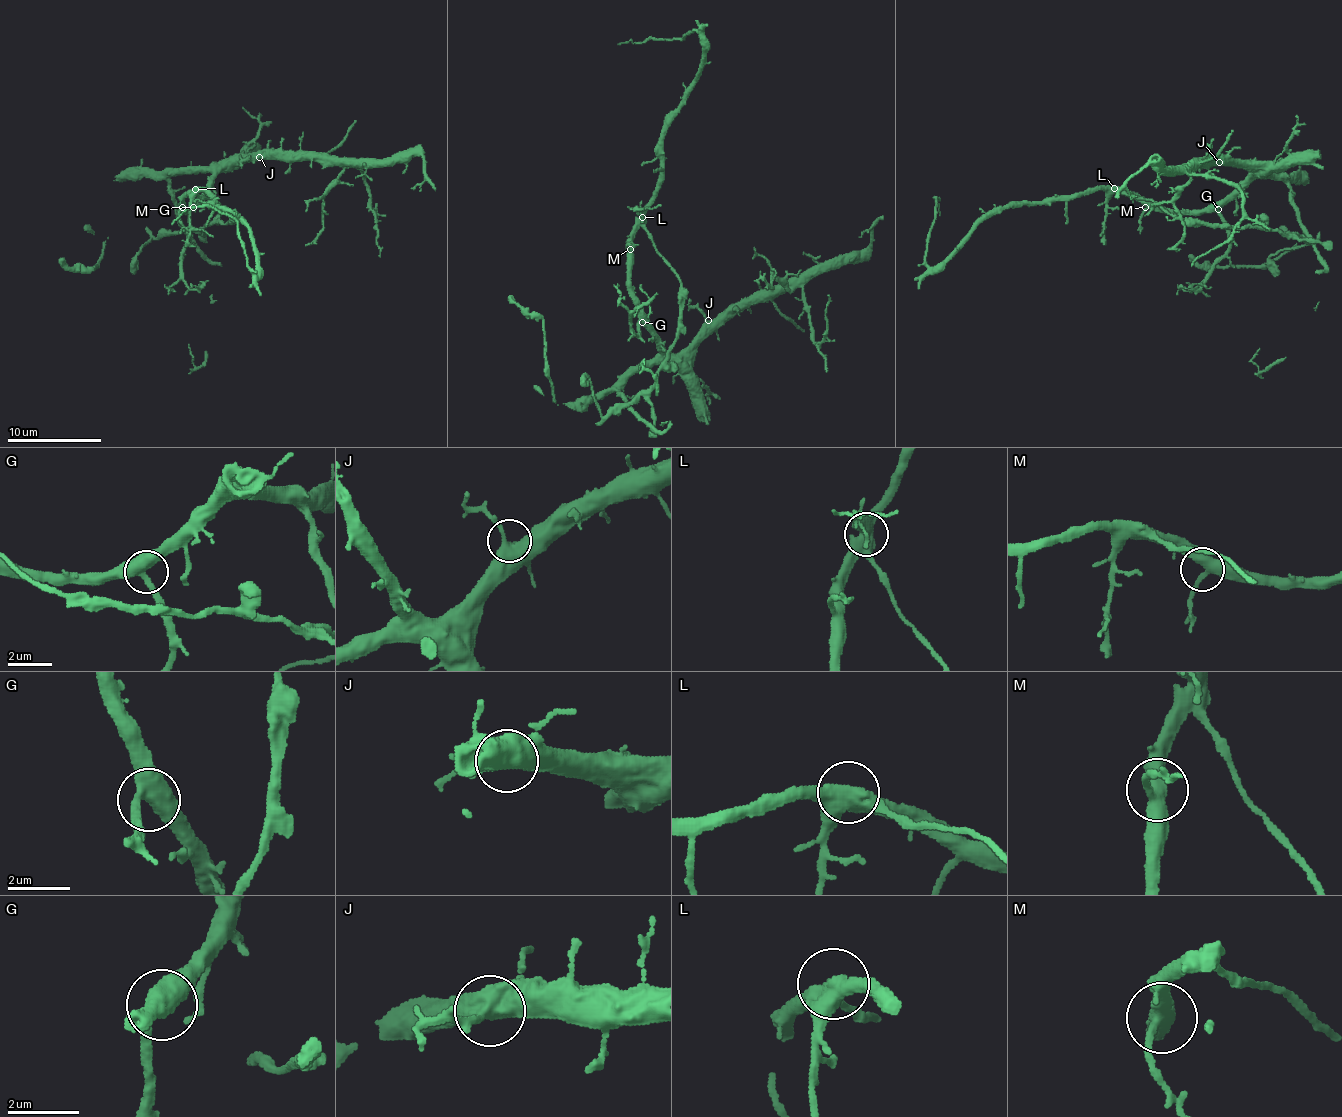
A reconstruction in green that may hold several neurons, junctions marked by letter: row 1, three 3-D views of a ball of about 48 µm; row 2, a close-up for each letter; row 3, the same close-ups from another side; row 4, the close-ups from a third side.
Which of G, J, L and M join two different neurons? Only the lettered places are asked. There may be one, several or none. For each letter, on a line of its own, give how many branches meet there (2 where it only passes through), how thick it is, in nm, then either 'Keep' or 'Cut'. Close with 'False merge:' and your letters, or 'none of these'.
G: Branches: 3. Thickness 440 nm. Keep
J: Branches: 2. Thickness 550 nm. Keep
L: Branches: 4. Thickness 500 nm. Cut
M: Branches: 3. Thickness 400 nm. Keep
False merge: L

